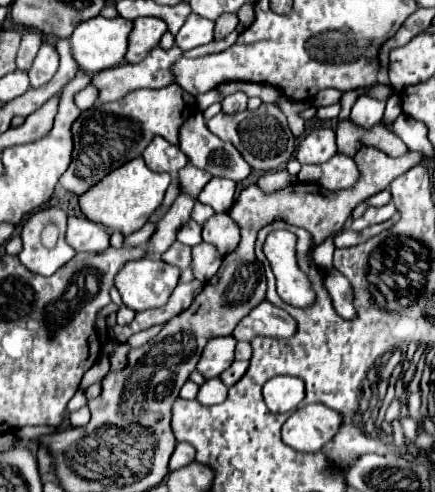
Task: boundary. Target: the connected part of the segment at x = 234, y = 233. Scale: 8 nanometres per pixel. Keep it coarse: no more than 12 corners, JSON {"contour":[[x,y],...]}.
{"contour":[[229,214],[203,224],[203,240],[225,256],[239,244],[239,226]]}

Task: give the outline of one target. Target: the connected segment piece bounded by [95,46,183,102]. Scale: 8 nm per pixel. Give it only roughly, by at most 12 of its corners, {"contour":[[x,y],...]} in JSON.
{"contour":[[155,46],[137,64],[95,74],[99,100],[111,102],[137,88],[175,82],[179,46]]}

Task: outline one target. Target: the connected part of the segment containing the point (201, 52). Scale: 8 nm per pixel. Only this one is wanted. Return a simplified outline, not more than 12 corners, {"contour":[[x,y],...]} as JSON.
{"contour":[[231,32],[223,40],[189,50],[185,56],[199,58],[205,54],[223,52],[237,40],[239,32]]}

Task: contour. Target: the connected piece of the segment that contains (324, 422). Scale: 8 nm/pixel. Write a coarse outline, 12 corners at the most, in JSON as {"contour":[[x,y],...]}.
{"contour":[[327,406],[297,408],[281,428],[283,442],[319,452],[339,432]]}

